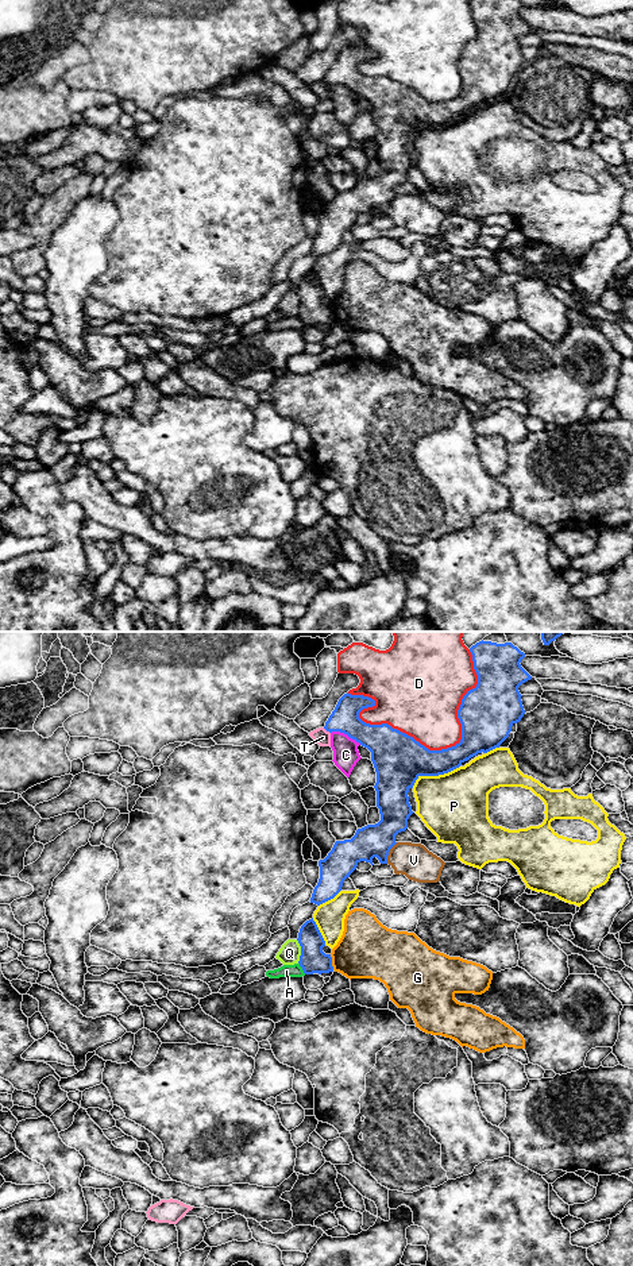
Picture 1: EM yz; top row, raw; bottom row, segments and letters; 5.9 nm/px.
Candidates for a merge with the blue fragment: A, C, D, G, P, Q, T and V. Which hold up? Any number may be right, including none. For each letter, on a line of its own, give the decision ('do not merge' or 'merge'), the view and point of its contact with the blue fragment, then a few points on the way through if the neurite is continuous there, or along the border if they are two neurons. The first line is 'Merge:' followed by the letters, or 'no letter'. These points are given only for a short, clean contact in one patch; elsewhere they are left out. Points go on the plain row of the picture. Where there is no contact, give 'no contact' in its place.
Merge: no letter
A: do not merge; meets blue in yz at (301, 319); border along yz (298, 315), (305, 325)
C: do not merge; meets blue in yz at (346, 85)
D: do not merge; meets blue in yz at (456, 96)
G: do not merge; meets blue in yz at (331, 315); border along yz (329, 307), (334, 321)
P: do not merge; meets blue in yz at (433, 127)
Q: do not merge; meets blue in yz at (301, 304); border along yz (296, 292), (300, 298), (298, 315)
T: do not merge; meets blue in yz at (327, 83)
V: do not merge; meets blue in yz at (388, 205)

